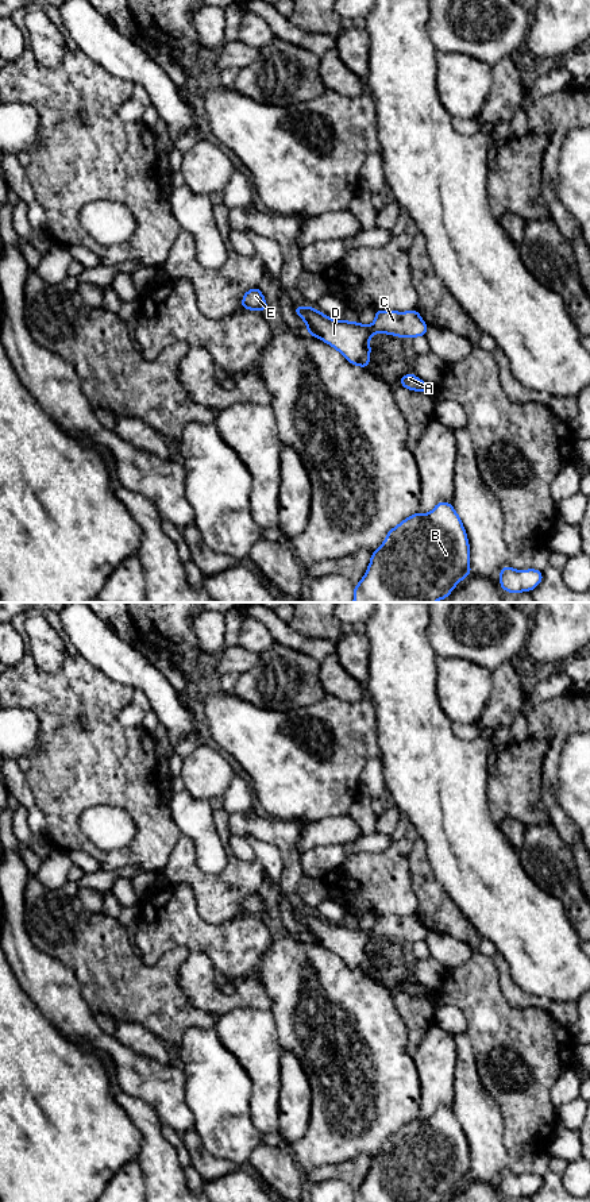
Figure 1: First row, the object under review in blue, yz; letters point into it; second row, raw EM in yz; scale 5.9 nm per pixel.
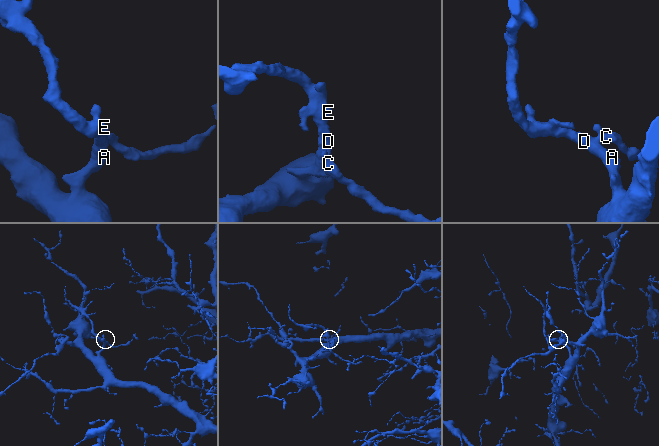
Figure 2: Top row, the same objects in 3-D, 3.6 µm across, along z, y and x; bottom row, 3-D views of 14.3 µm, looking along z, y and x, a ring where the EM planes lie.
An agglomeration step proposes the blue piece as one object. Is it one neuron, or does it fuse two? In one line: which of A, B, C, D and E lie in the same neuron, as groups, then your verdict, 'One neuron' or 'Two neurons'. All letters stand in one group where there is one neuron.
Groups: A B C D E. One neuron

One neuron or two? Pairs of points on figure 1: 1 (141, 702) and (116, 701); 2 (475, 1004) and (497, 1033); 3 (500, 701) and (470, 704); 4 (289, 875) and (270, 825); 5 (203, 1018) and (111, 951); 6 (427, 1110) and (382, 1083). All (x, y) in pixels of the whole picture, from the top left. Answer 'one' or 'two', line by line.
1: two
2: one
3: two
4: one
5: one
6: two

